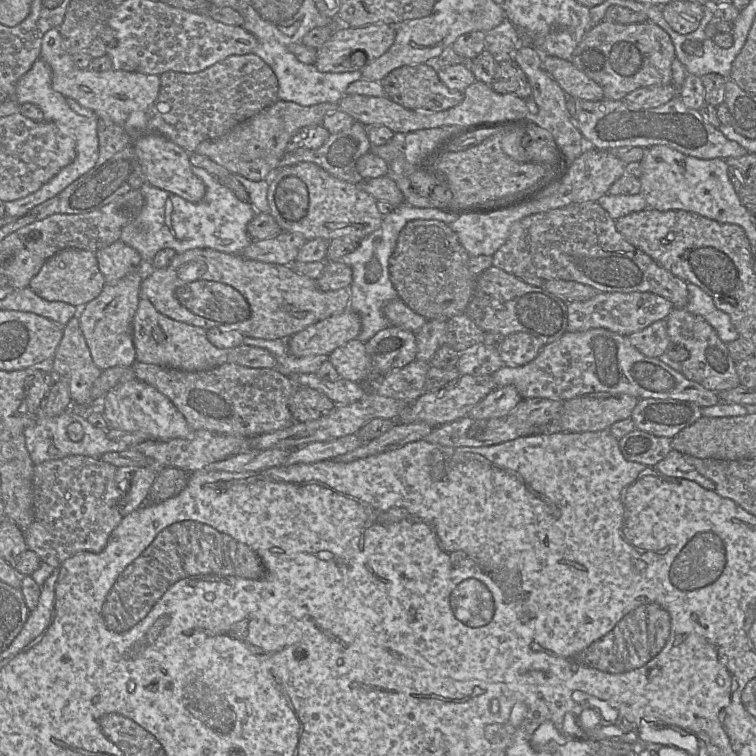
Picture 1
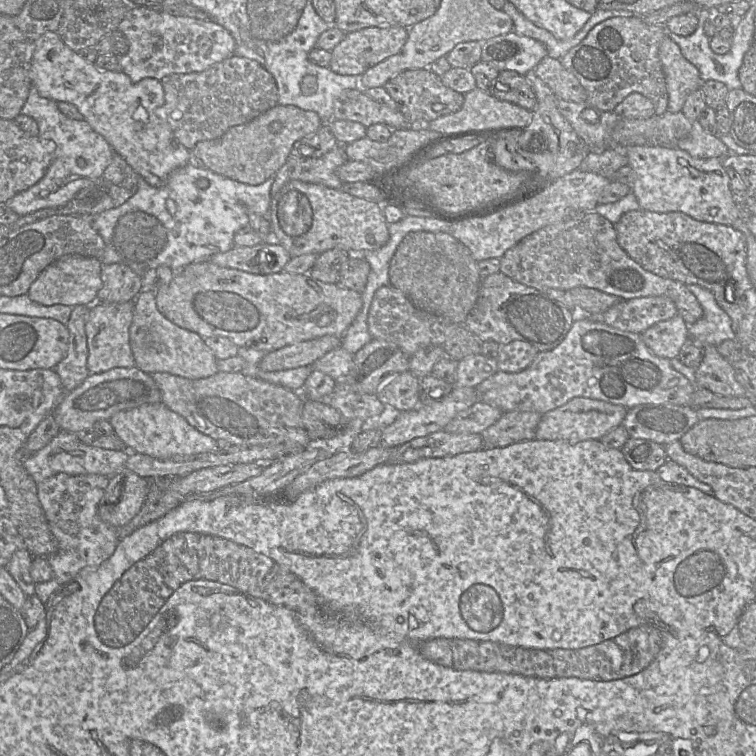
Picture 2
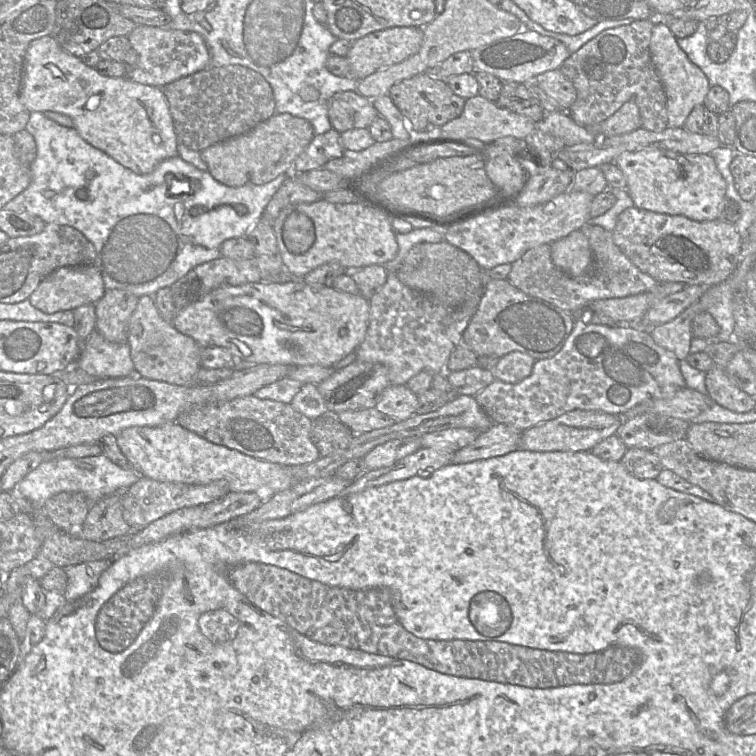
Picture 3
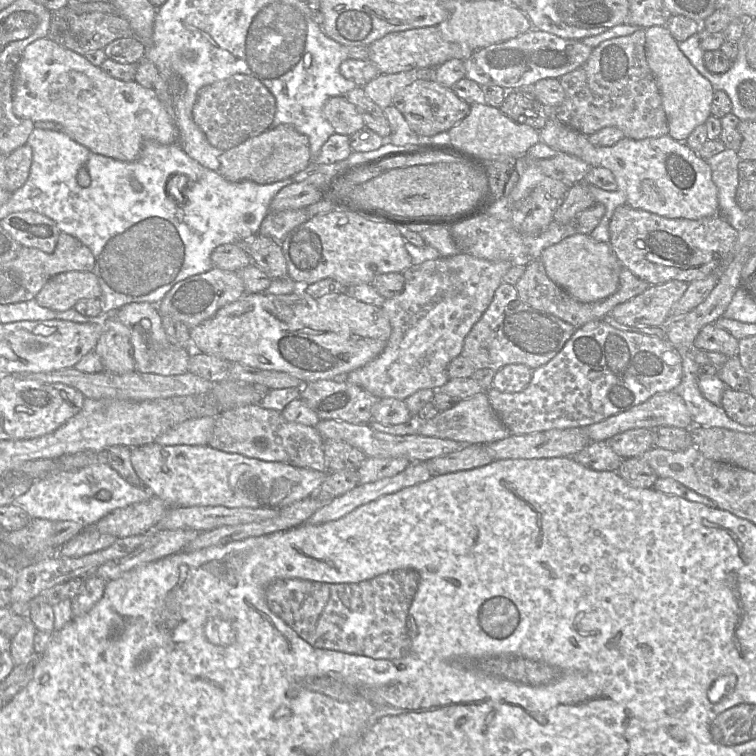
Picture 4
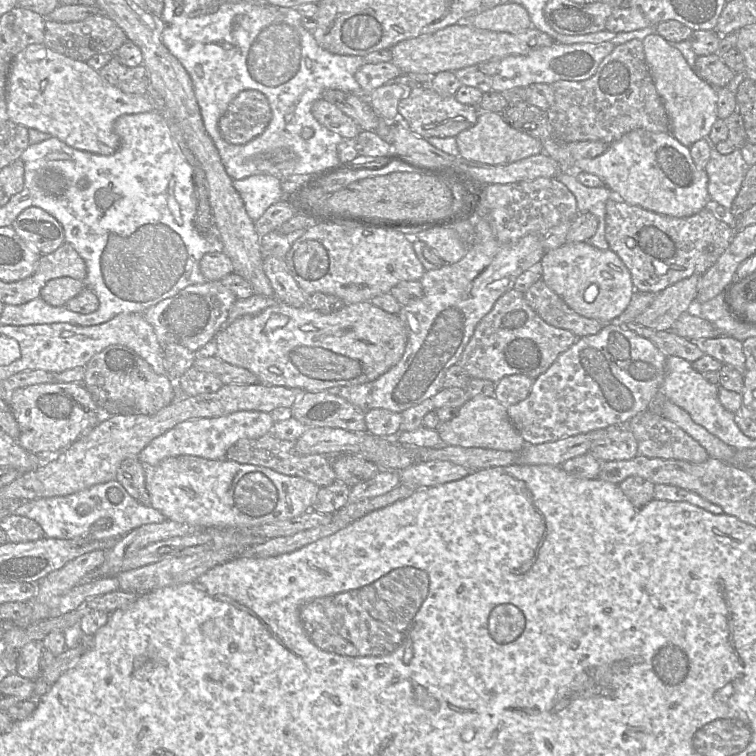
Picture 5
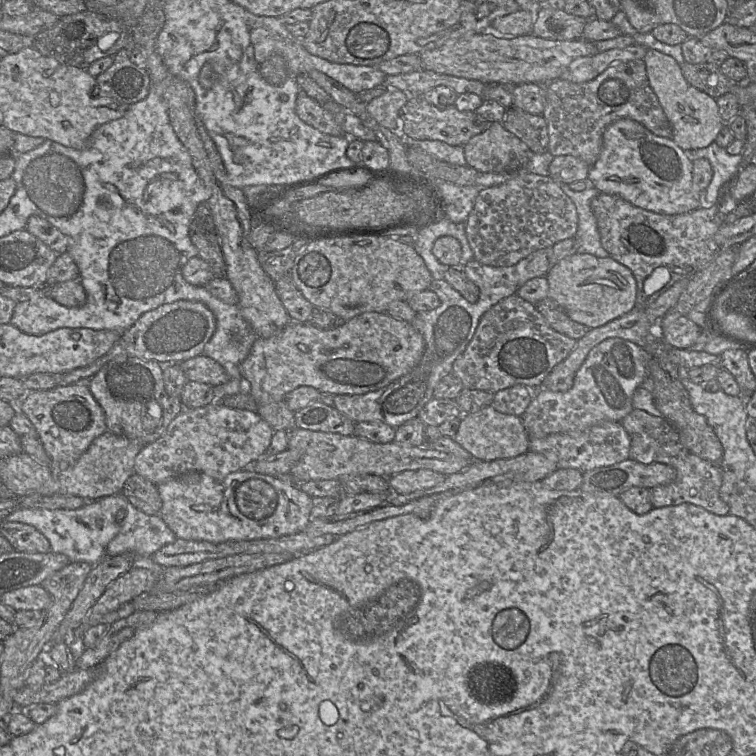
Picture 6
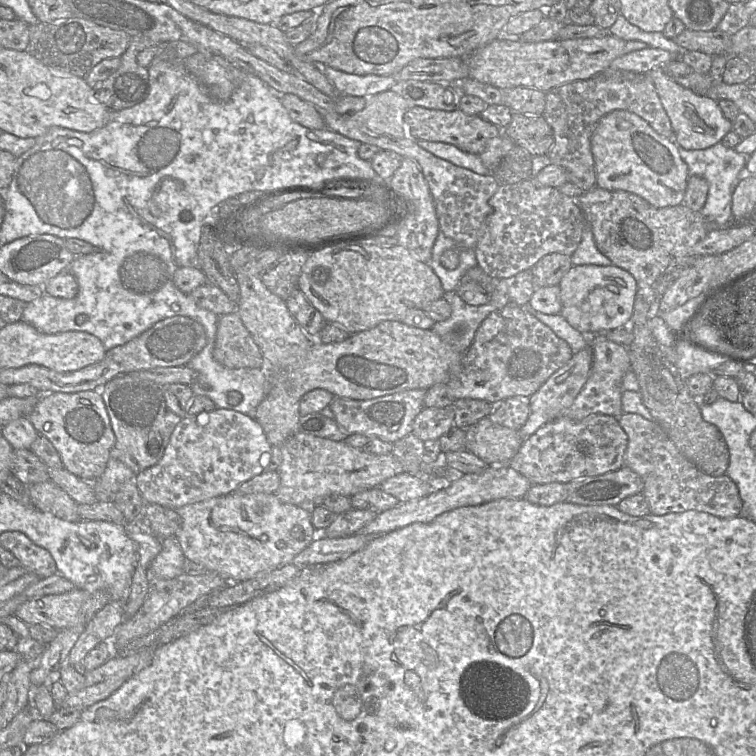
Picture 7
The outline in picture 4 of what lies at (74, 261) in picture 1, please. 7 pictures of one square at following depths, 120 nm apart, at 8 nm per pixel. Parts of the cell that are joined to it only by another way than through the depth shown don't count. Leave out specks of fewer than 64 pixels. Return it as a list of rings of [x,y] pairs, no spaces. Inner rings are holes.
[[[68,271],[52,277],[36,295],[37,303],[53,311],[74,308],[81,300],[99,299],[102,290],[94,272]]]

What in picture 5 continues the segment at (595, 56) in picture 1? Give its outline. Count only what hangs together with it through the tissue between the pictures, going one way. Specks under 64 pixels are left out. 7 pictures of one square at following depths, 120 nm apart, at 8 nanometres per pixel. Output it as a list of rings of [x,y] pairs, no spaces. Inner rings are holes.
[[[633,39],[616,45],[589,79],[583,81],[559,80],[551,84],[551,87],[554,92],[554,102],[547,110],[547,115],[552,127],[552,136],[560,142],[573,143],[591,140],[602,141],[610,145],[623,135],[637,129],[653,133],[669,132],[668,117],[648,70],[641,40]]]

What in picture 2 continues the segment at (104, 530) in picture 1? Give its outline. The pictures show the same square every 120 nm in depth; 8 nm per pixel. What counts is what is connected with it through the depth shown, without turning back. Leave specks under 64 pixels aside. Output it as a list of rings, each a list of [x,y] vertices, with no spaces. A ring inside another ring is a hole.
[[[58,473],[37,484],[37,495],[45,512],[49,528],[58,541],[58,550],[46,557],[54,577],[63,586],[81,572],[93,570],[112,556],[118,544],[118,530],[103,522],[97,513],[98,504],[108,486],[110,477],[99,474],[69,475]]]

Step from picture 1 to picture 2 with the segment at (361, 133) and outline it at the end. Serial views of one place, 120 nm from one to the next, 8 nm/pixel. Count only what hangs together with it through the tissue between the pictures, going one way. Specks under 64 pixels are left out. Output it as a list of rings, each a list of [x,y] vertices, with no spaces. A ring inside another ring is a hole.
[[[337,141],[336,145],[318,158],[301,158],[289,155],[286,162],[275,173],[271,187],[271,198],[290,180],[321,184],[329,188],[341,189],[342,181],[336,171],[348,161],[345,145]]]

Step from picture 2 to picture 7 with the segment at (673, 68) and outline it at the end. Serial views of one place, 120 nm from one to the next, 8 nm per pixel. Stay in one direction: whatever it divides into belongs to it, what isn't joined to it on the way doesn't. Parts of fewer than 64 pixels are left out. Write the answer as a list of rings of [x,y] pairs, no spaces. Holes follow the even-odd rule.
[[[663,66],[654,67],[647,74],[671,122],[673,138],[680,147],[685,150],[707,149],[721,142],[732,131],[732,122],[724,117],[717,101],[681,86],[664,72]]]

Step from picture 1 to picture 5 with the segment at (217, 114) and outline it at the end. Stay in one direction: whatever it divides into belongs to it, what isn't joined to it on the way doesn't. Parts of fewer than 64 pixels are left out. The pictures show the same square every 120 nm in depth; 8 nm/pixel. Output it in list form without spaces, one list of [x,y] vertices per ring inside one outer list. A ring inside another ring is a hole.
[[[243,90],[229,103],[218,121],[222,138],[230,144],[245,144],[260,135],[271,119],[266,96],[257,90]]]

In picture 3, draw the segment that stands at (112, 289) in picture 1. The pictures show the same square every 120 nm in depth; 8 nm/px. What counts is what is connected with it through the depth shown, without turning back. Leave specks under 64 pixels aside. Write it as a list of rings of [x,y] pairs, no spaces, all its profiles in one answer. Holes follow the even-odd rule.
[[[96,329],[84,343],[76,367],[96,378],[126,377],[135,371],[128,343],[110,342]]]

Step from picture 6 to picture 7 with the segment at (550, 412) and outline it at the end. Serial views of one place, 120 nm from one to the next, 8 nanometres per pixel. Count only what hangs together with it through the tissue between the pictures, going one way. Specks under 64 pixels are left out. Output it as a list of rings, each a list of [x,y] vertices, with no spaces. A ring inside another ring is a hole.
[[[604,334],[592,335],[589,345],[593,350],[593,362],[589,378],[573,404],[565,409],[560,417],[582,420],[590,415],[604,414],[619,418],[623,413],[621,382],[626,372],[631,369],[629,349],[610,341]]]

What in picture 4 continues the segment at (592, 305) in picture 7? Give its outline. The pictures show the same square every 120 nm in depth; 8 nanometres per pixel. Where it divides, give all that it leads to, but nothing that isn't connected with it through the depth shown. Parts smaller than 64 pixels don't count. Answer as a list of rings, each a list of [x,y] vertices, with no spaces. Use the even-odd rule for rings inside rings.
[[[574,233],[546,248],[539,259],[548,277],[580,302],[603,300],[619,287],[621,262],[609,243],[597,241],[590,234]]]

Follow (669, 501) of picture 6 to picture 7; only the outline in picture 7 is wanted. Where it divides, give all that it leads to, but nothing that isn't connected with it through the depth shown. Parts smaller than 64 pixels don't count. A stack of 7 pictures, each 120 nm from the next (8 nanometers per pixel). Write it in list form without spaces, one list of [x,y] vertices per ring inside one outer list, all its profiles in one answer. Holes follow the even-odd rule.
[[[623,413],[618,421],[628,436],[625,466],[642,478],[642,494],[651,514],[660,516],[696,510],[720,518],[742,515],[743,502],[738,487],[727,474],[715,477],[701,471],[678,450],[654,420],[647,420],[635,413]]]

